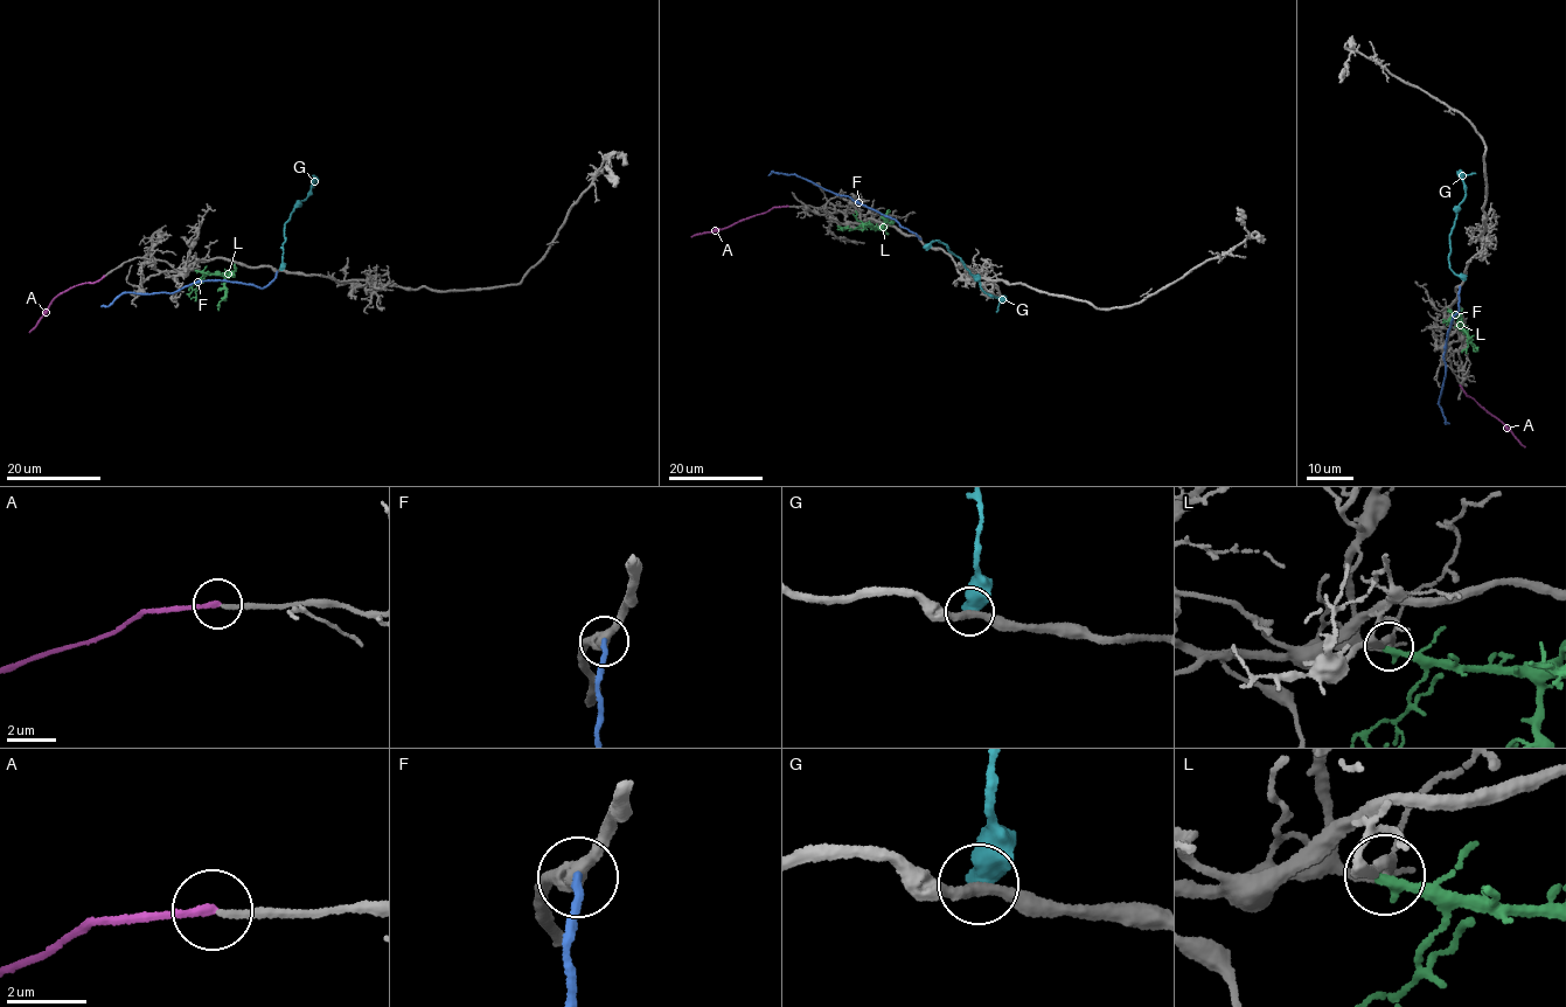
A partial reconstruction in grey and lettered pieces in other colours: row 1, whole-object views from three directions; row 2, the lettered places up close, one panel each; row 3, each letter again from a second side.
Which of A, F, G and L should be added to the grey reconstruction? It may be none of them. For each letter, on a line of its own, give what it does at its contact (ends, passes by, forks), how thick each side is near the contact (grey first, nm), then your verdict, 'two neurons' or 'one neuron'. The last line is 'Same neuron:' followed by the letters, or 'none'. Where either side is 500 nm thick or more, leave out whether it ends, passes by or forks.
A: it ends there; 180 nm thick on the grey side, 220 nm on the other; one neuron
F: it ends there; 360 nm thick on the grey side, 200 nm on the other; two neurons
G: 280 nm thick on the grey side, 600 nm on the other; two neurons
L: it ends there; 200 nm thick on the grey side, 320 nm on the other; two neurons
Same neuron: A

